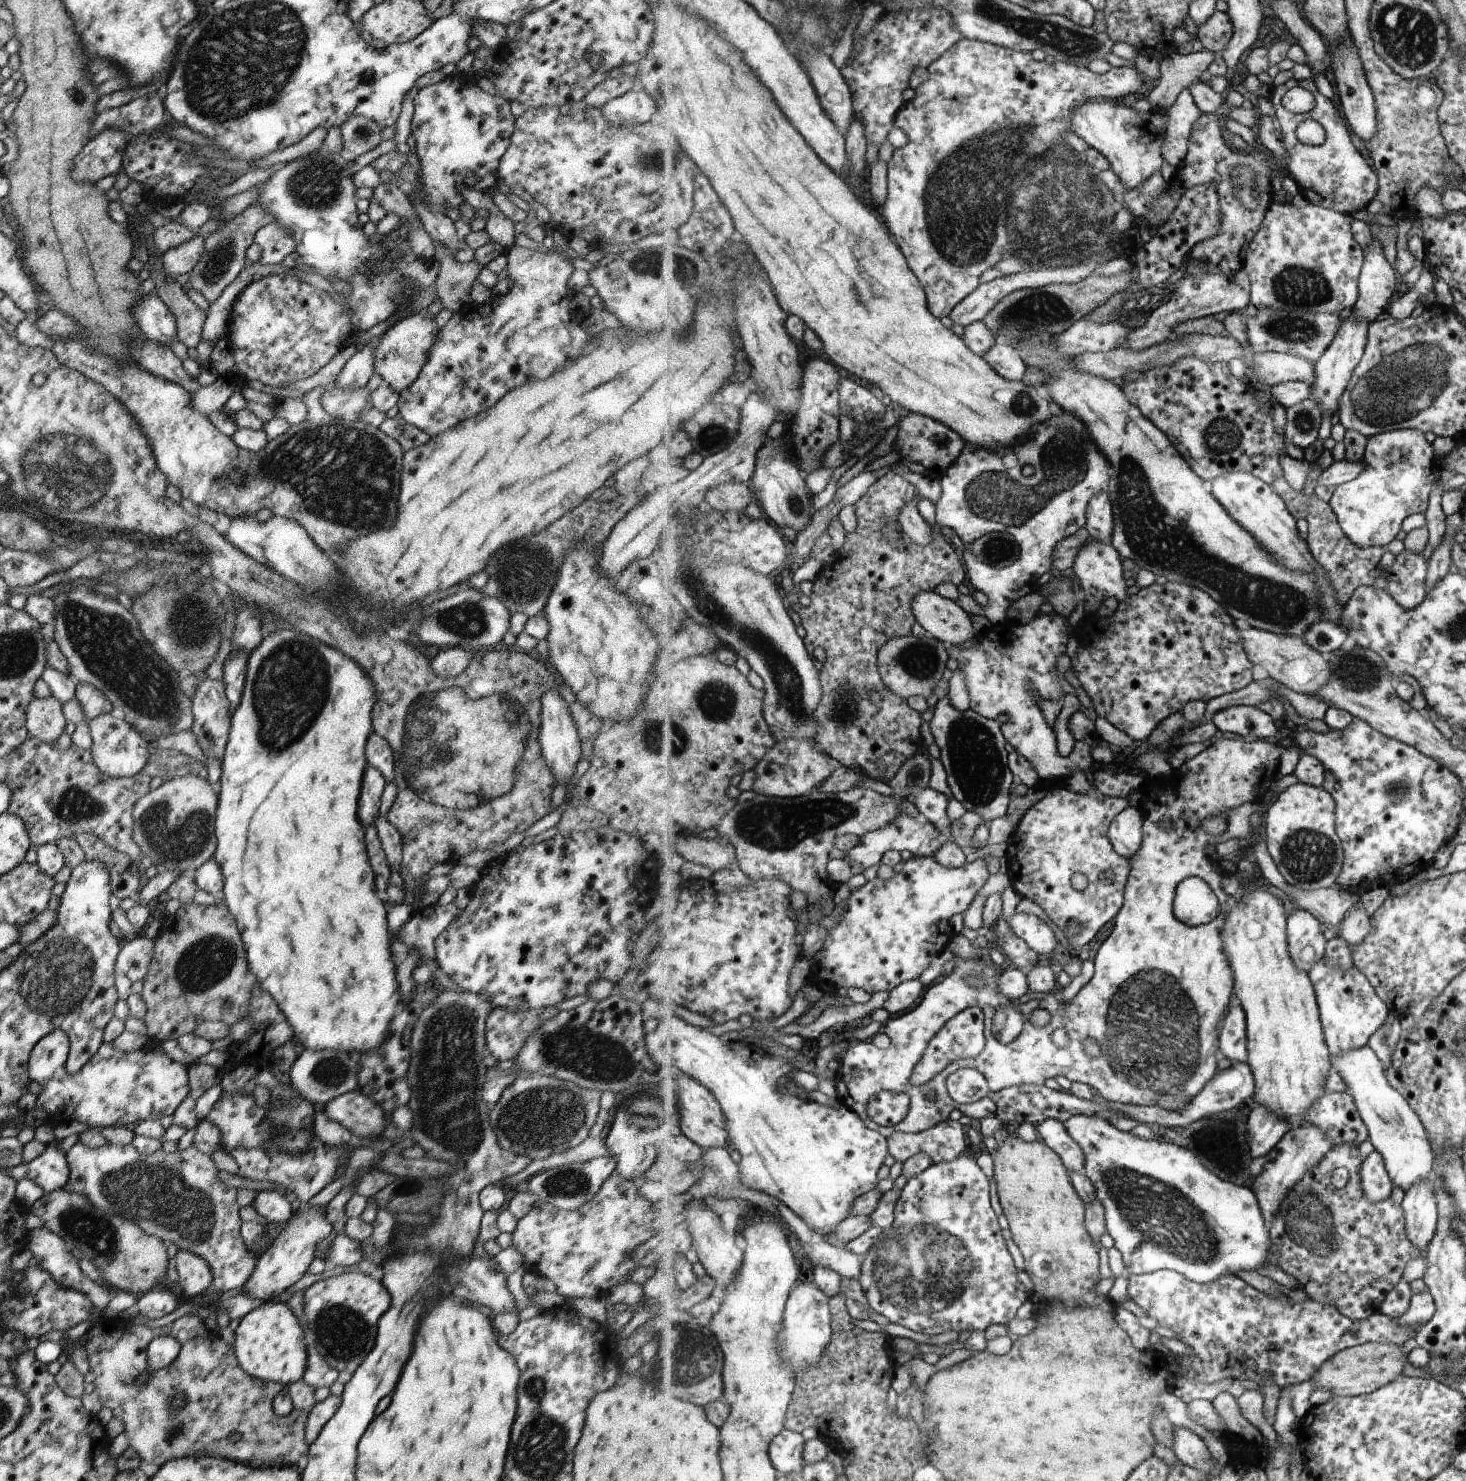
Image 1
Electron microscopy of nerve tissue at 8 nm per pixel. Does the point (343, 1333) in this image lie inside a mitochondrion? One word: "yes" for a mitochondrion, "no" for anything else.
yes

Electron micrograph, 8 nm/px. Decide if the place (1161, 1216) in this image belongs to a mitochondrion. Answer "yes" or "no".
yes

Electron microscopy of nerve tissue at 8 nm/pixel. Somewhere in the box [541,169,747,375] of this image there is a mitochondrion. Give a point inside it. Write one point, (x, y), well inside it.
(681, 267)

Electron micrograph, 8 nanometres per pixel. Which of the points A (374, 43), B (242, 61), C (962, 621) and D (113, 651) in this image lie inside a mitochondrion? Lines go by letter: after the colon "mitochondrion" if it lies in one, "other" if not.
A: other
B: mitochondrion
C: other
D: mitochondrion

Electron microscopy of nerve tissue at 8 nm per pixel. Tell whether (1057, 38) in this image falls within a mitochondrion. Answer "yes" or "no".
yes

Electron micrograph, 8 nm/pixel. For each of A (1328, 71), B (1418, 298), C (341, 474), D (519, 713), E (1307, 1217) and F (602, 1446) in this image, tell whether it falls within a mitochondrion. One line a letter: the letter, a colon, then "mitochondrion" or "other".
A: other
B: other
C: mitochondrion
D: other
E: mitochondrion
F: other

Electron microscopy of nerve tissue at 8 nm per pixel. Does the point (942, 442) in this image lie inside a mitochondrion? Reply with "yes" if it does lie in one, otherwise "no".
no

